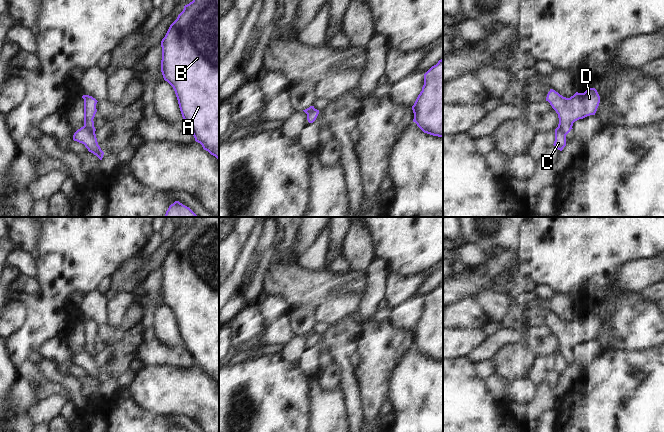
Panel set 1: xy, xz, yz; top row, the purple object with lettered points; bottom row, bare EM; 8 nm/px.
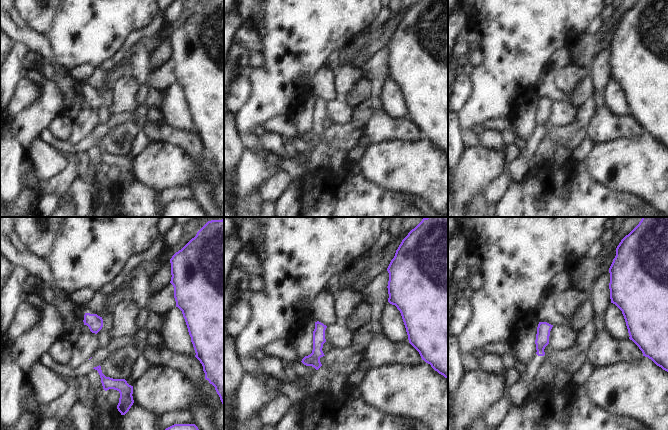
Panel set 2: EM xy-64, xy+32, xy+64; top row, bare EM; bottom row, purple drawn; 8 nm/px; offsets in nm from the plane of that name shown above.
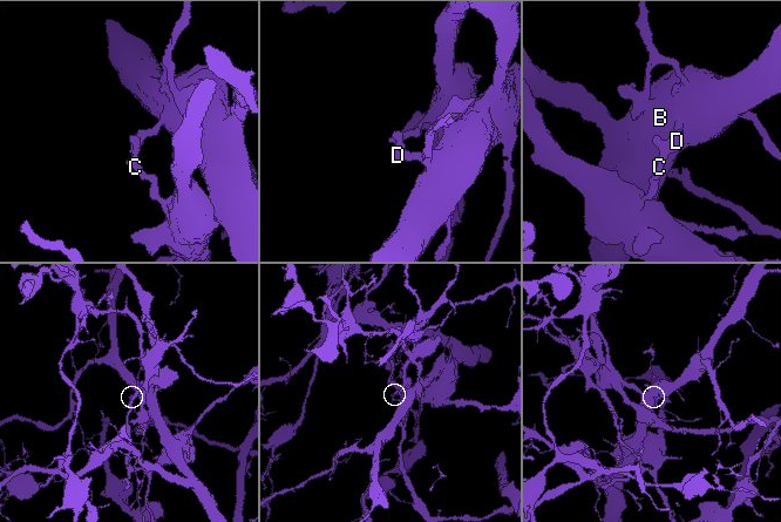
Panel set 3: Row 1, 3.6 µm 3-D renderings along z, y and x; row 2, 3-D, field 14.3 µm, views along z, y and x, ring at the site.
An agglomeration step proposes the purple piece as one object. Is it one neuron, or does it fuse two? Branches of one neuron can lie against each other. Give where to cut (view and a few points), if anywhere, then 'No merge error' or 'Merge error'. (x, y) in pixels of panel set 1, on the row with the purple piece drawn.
Split along xy (83, 126), (94, 133). Merge error.

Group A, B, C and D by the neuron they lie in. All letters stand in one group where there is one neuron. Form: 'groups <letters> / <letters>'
groups A B D / C

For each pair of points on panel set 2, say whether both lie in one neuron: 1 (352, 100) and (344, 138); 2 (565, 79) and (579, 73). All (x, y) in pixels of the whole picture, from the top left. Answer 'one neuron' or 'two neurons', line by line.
1: two neurons
2: one neuron

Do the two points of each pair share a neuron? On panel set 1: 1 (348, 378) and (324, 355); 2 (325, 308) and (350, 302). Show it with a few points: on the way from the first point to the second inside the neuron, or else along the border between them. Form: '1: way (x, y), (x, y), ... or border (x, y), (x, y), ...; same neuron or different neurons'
1: border (326, 348), (335, 362); different neurons
2: way (331, 308), (344, 304); same neuron

